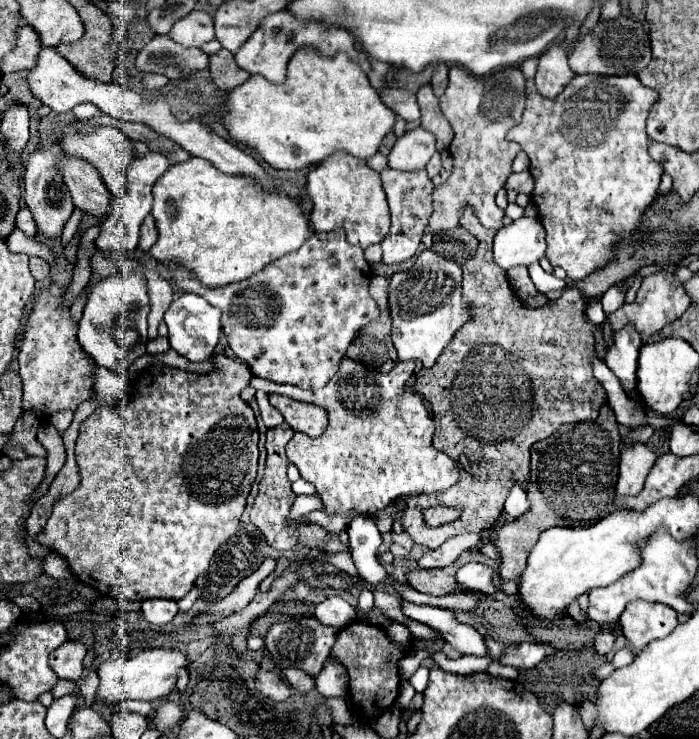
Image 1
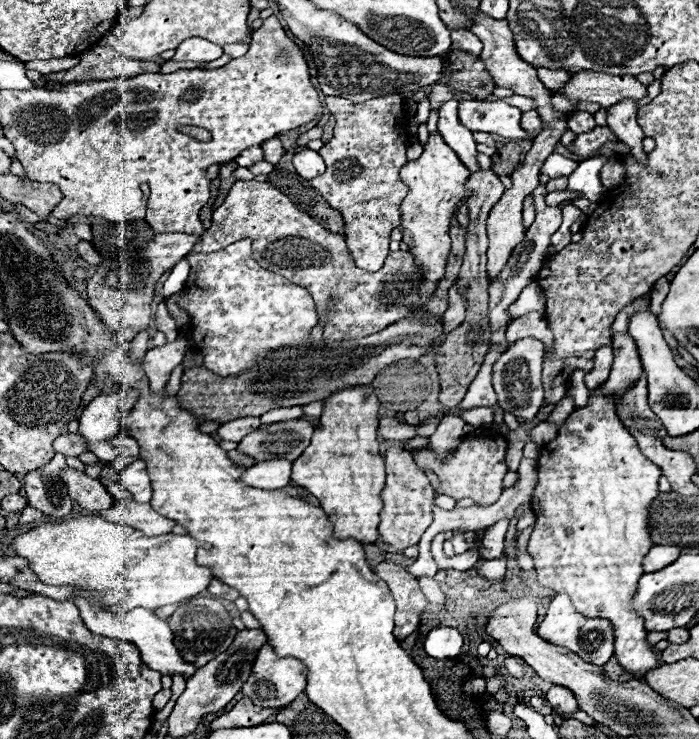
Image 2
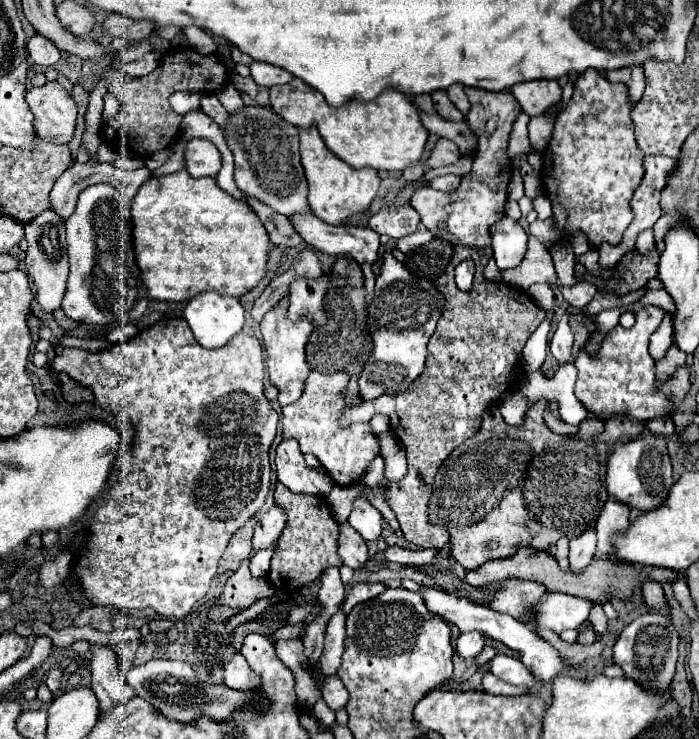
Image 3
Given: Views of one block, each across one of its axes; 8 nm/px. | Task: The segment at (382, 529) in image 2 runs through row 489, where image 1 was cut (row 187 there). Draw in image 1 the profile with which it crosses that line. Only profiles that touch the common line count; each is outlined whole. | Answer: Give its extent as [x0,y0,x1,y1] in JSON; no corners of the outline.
[380,170,432,264]

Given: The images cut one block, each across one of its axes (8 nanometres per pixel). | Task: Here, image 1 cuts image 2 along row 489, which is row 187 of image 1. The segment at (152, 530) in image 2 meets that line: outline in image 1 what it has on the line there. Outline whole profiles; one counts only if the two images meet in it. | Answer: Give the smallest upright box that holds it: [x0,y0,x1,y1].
[60,126,134,196]

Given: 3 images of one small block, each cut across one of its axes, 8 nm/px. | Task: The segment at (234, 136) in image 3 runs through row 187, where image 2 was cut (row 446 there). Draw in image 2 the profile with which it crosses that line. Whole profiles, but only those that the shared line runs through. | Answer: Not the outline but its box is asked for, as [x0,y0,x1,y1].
[238,420,314,462]

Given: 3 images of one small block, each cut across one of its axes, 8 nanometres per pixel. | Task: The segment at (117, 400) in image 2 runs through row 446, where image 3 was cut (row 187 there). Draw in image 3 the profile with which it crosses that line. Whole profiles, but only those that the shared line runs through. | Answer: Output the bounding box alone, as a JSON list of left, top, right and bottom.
[62,184,148,326]

